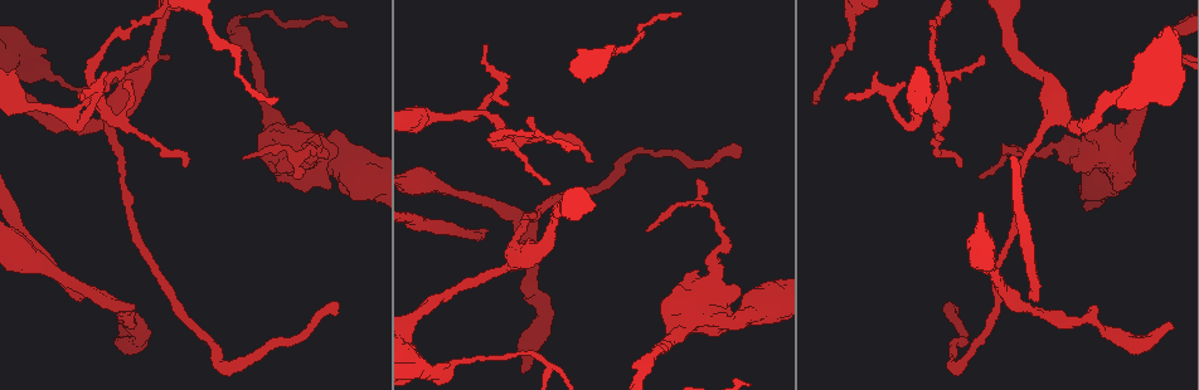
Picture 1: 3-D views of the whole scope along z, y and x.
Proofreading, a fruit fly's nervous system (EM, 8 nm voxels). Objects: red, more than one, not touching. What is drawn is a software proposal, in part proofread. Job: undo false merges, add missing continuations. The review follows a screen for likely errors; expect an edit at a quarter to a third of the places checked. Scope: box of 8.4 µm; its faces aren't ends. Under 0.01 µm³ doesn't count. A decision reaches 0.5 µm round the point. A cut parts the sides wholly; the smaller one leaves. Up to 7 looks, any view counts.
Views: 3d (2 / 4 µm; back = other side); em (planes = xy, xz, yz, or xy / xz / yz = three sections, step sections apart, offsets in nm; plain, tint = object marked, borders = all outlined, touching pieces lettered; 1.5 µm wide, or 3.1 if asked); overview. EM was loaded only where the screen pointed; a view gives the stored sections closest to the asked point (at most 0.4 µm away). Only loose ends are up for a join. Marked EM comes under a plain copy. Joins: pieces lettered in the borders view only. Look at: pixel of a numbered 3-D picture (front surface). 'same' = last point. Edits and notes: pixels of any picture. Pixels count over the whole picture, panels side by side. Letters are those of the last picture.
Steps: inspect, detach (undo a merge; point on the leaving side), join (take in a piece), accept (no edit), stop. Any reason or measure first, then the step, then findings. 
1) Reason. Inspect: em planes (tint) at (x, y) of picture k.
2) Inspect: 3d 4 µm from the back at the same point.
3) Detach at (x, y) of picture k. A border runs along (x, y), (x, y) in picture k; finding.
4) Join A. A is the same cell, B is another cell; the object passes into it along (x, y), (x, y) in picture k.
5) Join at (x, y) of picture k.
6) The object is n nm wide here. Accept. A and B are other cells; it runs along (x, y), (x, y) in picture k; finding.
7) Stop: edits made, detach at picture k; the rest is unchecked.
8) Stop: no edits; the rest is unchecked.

Tapers out. Inspect: em planes (borders) at (739, 147) of picture 1.

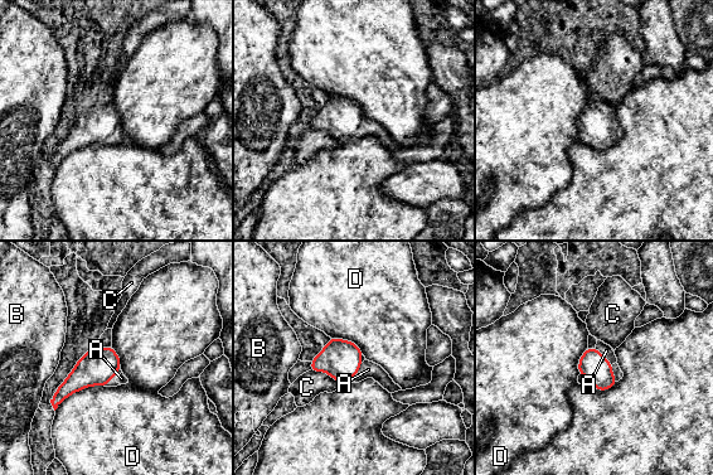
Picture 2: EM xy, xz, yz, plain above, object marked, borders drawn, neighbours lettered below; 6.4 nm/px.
Join A. A is the same cell, B, C and D are other cells; it goes on there.

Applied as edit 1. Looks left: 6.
Branch stops here. Inspect: em planes (tint) at (294, 177) of picture 1.

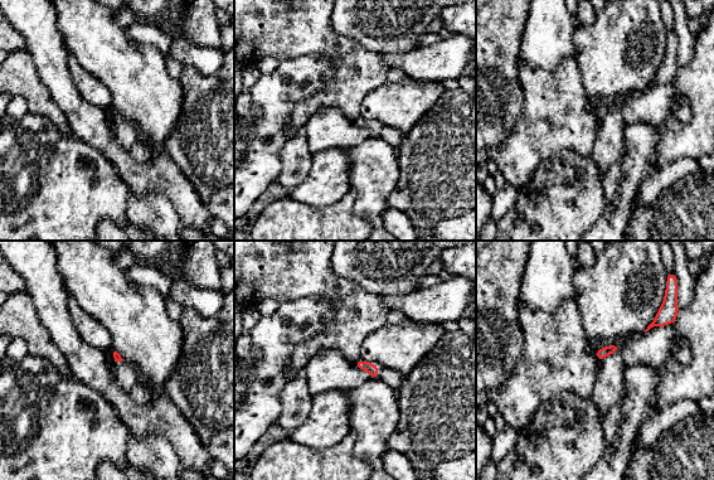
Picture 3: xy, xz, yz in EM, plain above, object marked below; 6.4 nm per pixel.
Inspect: em planes (borders) at the same point.

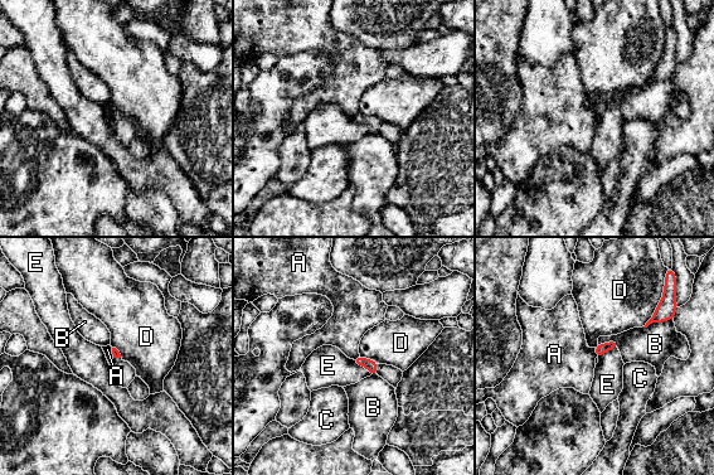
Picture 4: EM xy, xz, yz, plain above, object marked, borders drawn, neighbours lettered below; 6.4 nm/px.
Accept. A, B, C, D and E are other cells; no lettered piece goes on from it.

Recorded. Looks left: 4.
Thin end. Inspect: 3d 2 µm at (186, 167) of picture 1.

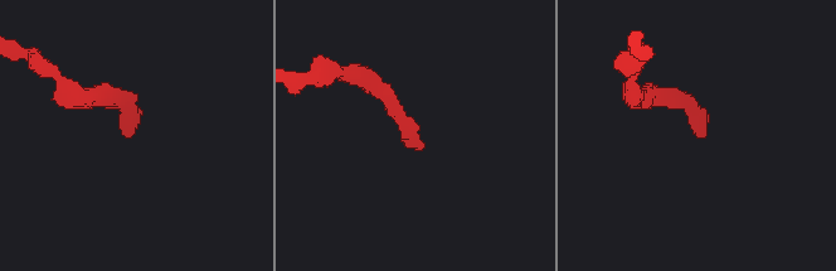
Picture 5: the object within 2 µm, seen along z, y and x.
Now the EM. Inspect: em planes (borders) at (414, 142) of picture 5.

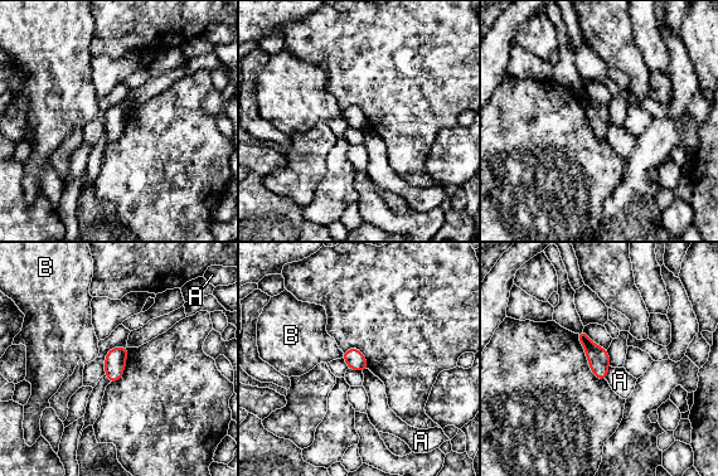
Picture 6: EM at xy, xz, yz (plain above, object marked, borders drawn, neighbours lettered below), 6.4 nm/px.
The object is 120 nm wide here. Accept. A and B are other cells; a border runs along (610, 367), (605, 379) in picture 6; no lettered piece goes on from it.

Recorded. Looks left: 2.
Stop: edits made, join at picture 2; the rest is unchecked.

